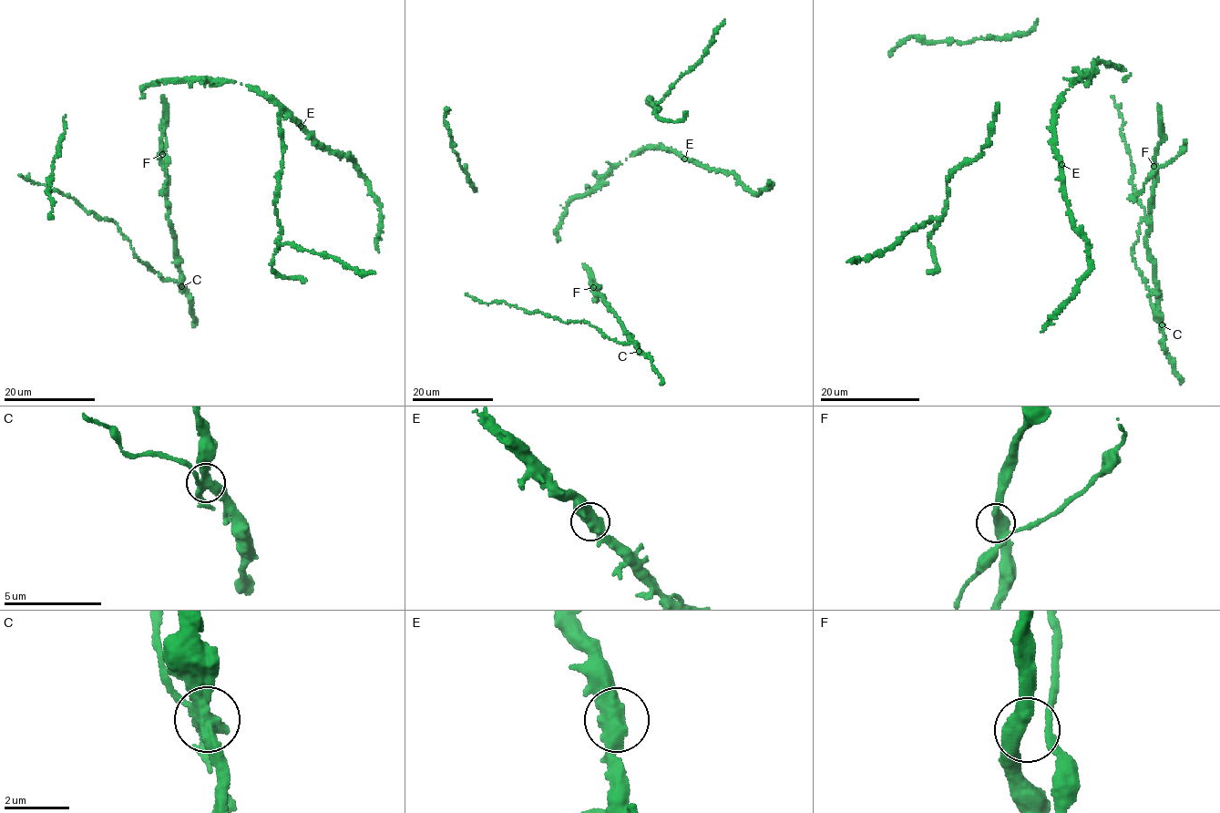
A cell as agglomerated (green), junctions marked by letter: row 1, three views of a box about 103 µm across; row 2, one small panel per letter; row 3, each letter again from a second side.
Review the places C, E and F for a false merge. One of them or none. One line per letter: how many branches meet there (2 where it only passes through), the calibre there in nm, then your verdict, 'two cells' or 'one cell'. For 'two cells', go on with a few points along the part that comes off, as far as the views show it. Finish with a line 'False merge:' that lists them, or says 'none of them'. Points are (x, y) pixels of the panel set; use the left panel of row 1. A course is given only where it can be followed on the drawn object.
C: branches 4; calibre 440 nm; two cells; course (181, 286), (164, 279), (136, 255), (129, 241), (112, 221), (100, 219), (87, 211), (75, 200), (18, 175)
E: branches 3; calibre 440 nm; one cell
F: branches 4; calibre 400 nm; one cell
False merge: C

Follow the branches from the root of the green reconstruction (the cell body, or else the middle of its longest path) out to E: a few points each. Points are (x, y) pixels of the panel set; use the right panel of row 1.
E: (1125, 71), (1099, 62), (1095, 66), (1097, 71), (1065, 91), (1052, 128), (1057, 159), (1061, 164)

